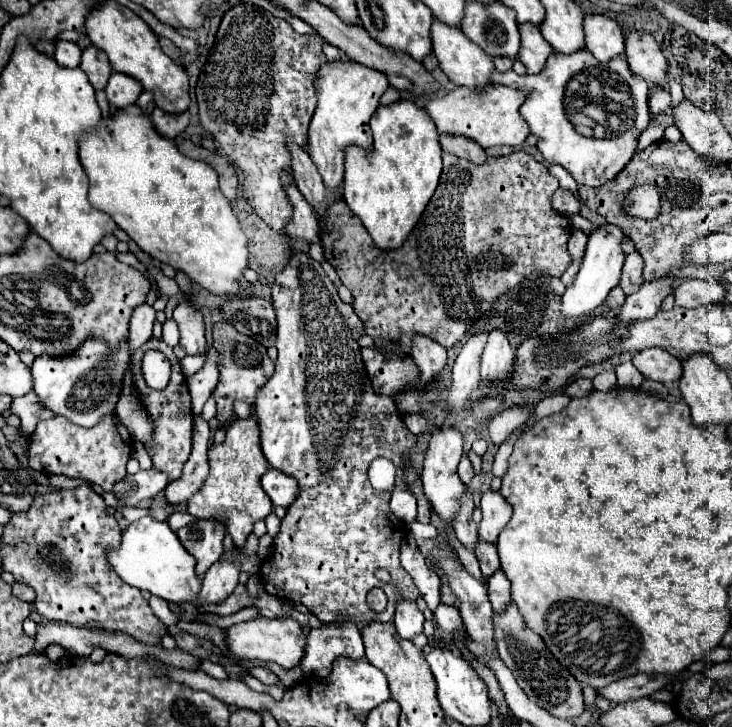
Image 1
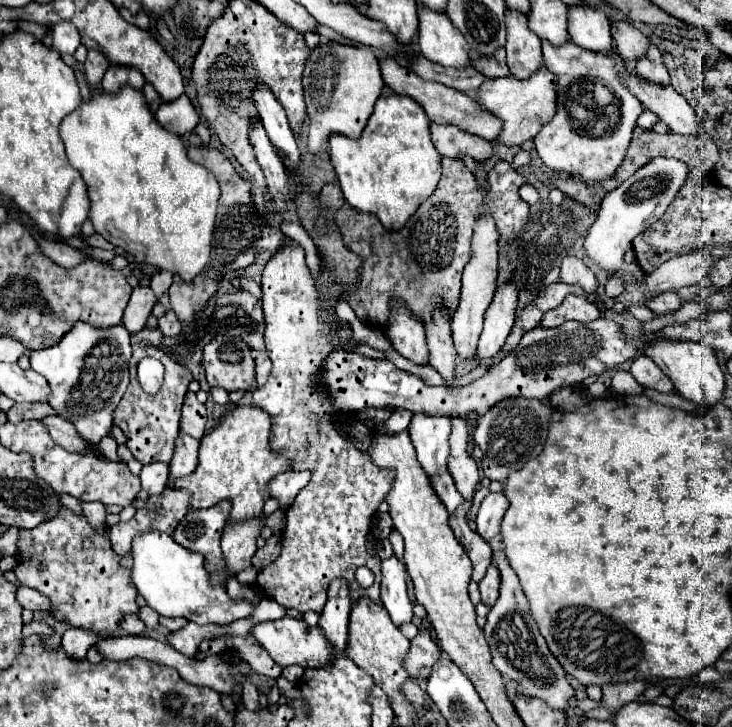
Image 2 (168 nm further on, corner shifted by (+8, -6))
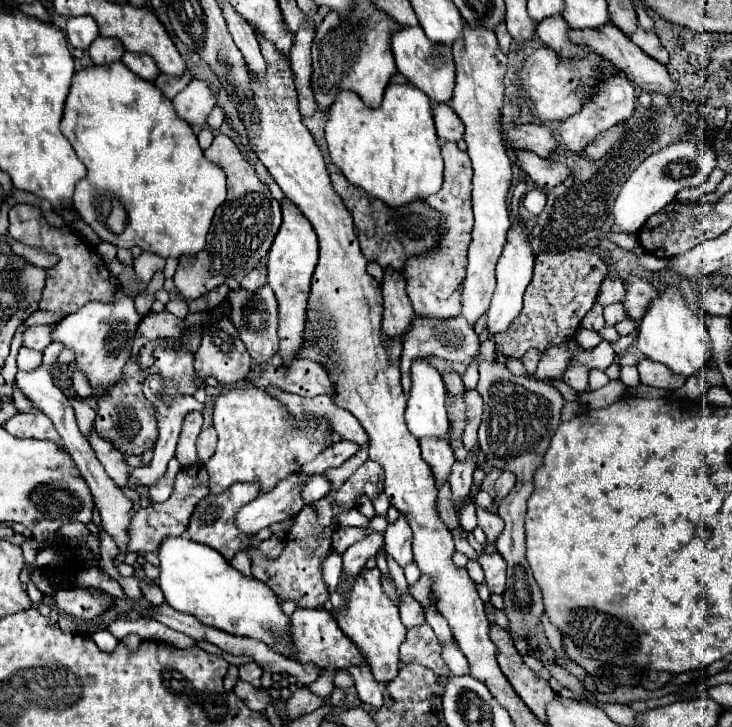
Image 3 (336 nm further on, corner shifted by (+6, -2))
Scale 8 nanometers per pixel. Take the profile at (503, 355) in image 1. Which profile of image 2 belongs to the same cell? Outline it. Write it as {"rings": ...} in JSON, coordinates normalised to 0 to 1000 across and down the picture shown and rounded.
{"rings":[[[689,389],[678,400],[664,428],[661,455],[653,469],[653,497],[658,502],[672,502],[678,497],[691,464],[697,461],[697,453],[702,447],[705,411],[708,411],[708,403],[697,389]]]}

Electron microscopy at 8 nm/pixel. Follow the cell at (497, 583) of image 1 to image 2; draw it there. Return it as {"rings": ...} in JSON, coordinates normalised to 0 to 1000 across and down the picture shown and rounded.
{"rings":[[[675,777],[667,780],[664,794],[656,799],[656,818],[658,818],[658,829],[672,835],[680,824],[680,807],[683,807],[683,791],[680,783]]]}

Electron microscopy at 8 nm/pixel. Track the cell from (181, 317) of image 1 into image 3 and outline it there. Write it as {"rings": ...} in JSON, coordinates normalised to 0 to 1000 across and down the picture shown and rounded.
{"rings":[[[295,186],[292,197],[279,208],[279,216],[306,232],[311,241],[311,271],[295,287],[295,296],[287,309],[281,340],[262,354],[249,354],[238,378],[240,398],[254,411],[268,411],[287,398],[306,389],[306,384],[320,381],[331,384],[344,367],[366,351],[366,343],[374,331],[374,323],[385,307],[383,279],[369,268],[366,257],[350,243],[342,224],[331,216],[322,197],[309,186]]]}

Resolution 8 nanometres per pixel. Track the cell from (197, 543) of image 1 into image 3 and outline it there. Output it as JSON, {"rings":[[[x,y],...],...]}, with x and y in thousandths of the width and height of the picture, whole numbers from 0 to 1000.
{"rings":[[[320,664],[317,670],[311,670],[311,675],[306,675],[306,681],[279,684],[262,706],[262,717],[254,728],[254,736],[268,747],[279,747],[279,750],[295,755],[309,772],[314,772],[320,766],[320,761],[336,755],[344,747],[336,736],[328,736],[328,730],[322,730],[322,722],[317,719],[317,714],[322,711],[322,703],[328,697],[333,697],[339,689],[350,686],[352,681],[355,681],[355,675],[350,675],[350,670],[344,670],[344,664]]]}

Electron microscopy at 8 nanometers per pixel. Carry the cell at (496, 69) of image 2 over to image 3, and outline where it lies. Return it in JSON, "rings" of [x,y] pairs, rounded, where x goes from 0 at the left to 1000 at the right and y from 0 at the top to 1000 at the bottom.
{"rings":[[[634,32],[634,54],[617,62],[623,87],[623,120],[615,147],[631,164],[637,180],[634,191],[639,197],[639,213],[645,219],[645,282],[648,282],[648,318],[639,343],[639,376],[631,400],[631,433],[642,447],[667,428],[672,400],[678,392],[675,370],[691,337],[691,318],[697,312],[694,296],[694,263],[699,254],[699,227],[691,213],[689,188],[678,175],[678,158],[686,161],[689,136],[689,103],[691,103],[691,76],[683,70],[675,43],[664,37],[639,37]]]}

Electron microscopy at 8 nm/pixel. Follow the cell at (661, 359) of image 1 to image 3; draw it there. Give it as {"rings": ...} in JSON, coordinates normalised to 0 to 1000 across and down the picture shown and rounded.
{"rings":[[[877,494],[872,499],[872,513],[874,513],[874,527],[888,530],[888,532],[902,532],[902,535],[929,535],[937,521],[932,516],[923,516],[921,510],[915,510],[913,505],[907,505],[904,499],[896,499],[891,494]]]}

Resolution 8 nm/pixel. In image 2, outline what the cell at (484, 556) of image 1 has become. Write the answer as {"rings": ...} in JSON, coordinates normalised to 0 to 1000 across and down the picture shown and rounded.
{"rings":[[[637,689],[637,692],[626,700],[626,706],[623,706],[620,711],[615,711],[615,725],[617,725],[623,741],[628,744],[628,750],[634,752],[634,758],[639,761],[639,766],[642,766],[642,772],[645,772],[645,780],[648,780],[645,796],[648,796],[648,799],[656,799],[656,796],[661,794],[664,783],[667,783],[669,774],[672,774],[672,755],[669,755],[669,750],[667,750],[650,730],[645,730],[645,728],[639,725],[639,719],[637,719],[637,703],[642,700],[642,695],[645,695],[645,692]]]}

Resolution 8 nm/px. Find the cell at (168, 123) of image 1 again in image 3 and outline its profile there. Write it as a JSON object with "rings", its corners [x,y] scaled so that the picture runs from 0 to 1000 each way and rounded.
{"rings":[[[265,109],[254,122],[249,122],[238,136],[235,136],[243,158],[257,166],[262,175],[265,172],[279,172],[290,147],[295,144],[295,133],[287,125],[281,111]]]}

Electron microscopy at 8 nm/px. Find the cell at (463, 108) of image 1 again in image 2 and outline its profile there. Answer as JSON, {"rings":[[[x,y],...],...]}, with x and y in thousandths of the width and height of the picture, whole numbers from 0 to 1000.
{"rings":[[[735,95],[724,109],[719,111],[708,111],[705,106],[686,106],[686,109],[669,109],[661,111],[653,122],[653,133],[650,142],[672,155],[675,161],[680,161],[686,166],[686,180],[683,186],[675,191],[691,202],[702,202],[702,199],[713,199],[716,194],[727,191],[740,166],[749,166],[757,158],[757,147],[760,147],[760,125],[757,125],[757,111],[760,106],[746,98],[746,95]]]}

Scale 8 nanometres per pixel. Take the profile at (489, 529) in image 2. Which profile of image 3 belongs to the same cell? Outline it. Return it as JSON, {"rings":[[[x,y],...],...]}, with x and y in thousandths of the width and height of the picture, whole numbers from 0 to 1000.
{"rings":[[[686,648],[686,653],[678,662],[678,678],[680,678],[680,684],[678,684],[675,695],[680,695],[683,686],[697,678],[697,673],[702,670],[702,664],[705,664],[705,653],[699,653],[699,648]]]}

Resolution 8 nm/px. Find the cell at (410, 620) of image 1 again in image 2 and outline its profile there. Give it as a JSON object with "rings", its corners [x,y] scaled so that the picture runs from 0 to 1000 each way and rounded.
{"rings":[[[533,766],[522,772],[522,805],[519,805],[519,821],[525,829],[525,838],[530,840],[533,851],[541,862],[549,862],[555,857],[563,857],[563,827],[555,816],[555,780],[541,766]]]}

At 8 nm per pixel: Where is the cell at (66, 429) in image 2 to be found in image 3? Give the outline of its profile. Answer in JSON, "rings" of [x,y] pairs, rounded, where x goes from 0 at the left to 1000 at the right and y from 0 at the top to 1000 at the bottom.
{"rings":[[[128,593],[123,598],[123,612],[134,629],[134,634],[142,640],[148,656],[153,656],[153,662],[161,667],[161,670],[172,670],[175,667],[175,648],[178,642],[172,640],[172,626],[167,626],[153,609],[148,609],[145,604],[134,601]]]}

